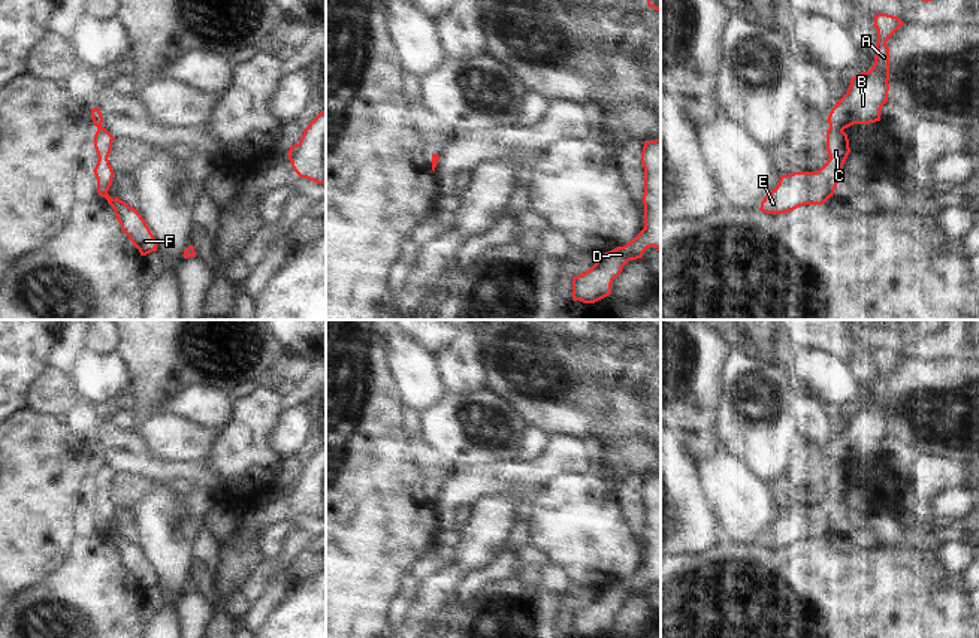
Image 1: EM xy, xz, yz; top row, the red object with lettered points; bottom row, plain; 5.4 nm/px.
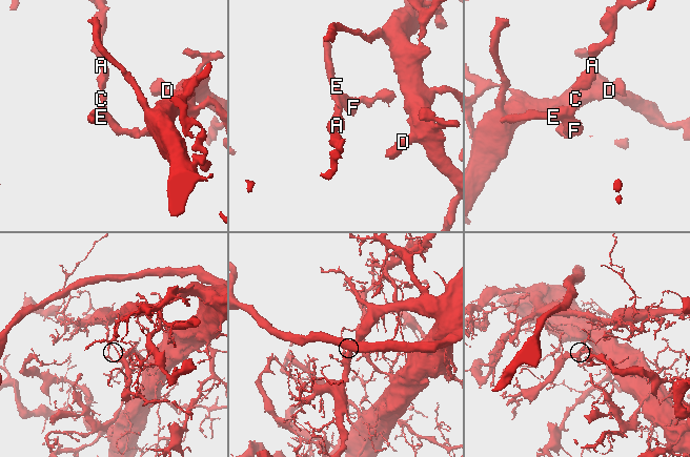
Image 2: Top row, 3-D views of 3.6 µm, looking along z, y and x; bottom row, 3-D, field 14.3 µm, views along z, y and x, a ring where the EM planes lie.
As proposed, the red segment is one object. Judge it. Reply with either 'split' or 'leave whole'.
split

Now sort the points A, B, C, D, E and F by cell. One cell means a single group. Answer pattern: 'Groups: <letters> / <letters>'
Groups: A B D / C E F.

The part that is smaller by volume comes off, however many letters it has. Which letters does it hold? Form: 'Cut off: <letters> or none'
Cut off: C, E, F

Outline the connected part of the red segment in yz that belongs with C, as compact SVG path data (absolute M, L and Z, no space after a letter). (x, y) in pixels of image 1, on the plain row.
M841 463L827 465L827 486L830 493L819 505L780 510L779 518L764 532L759 545L776 550L804 539L825 538L834 529L850 487L847 469Z

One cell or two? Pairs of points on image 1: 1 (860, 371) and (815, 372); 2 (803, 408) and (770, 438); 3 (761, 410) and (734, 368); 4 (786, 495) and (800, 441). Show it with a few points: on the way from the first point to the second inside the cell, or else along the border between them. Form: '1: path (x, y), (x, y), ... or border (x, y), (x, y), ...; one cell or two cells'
1: border (846, 365), (861, 386); two cells
2: border (795, 389), (792, 411), (798, 431); two cells
3: path (757, 399), (757, 393), (745, 378); one cell
4: border (785, 477), (795, 498), (795, 505); two cells

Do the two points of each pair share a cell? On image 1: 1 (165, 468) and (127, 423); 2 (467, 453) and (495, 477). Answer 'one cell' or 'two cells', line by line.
1: two cells
2: two cells

